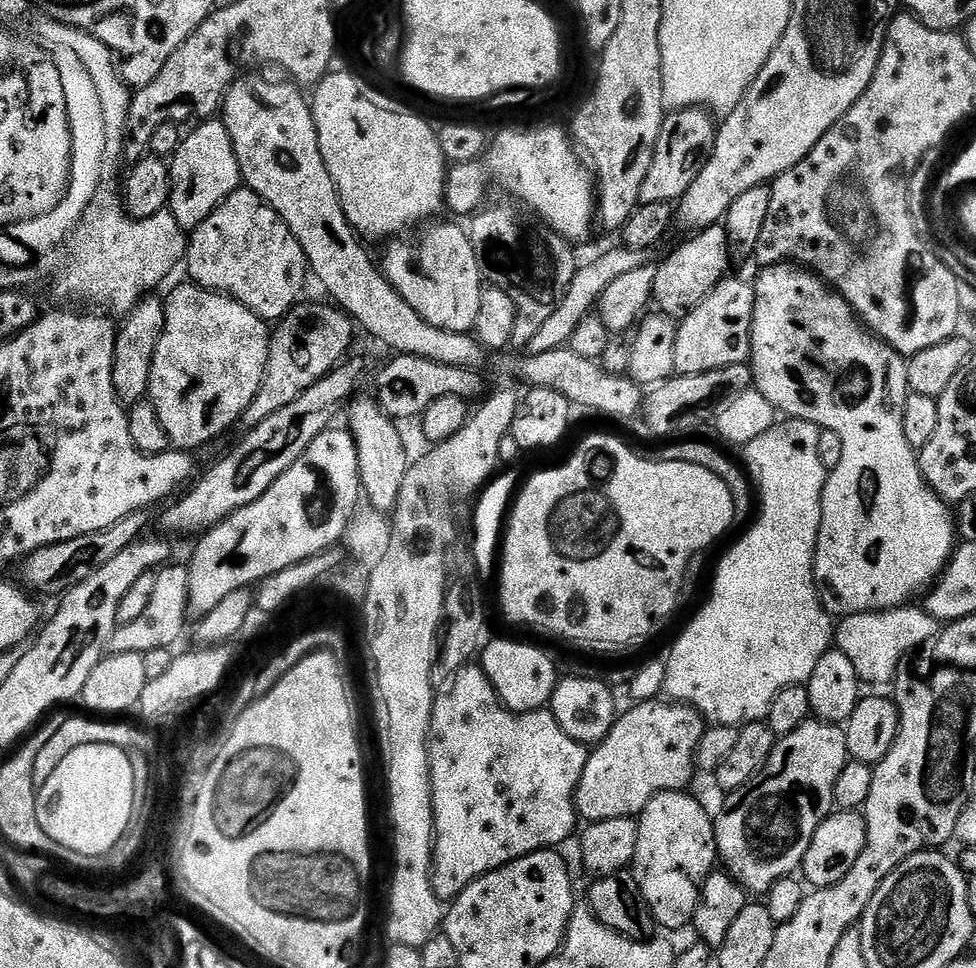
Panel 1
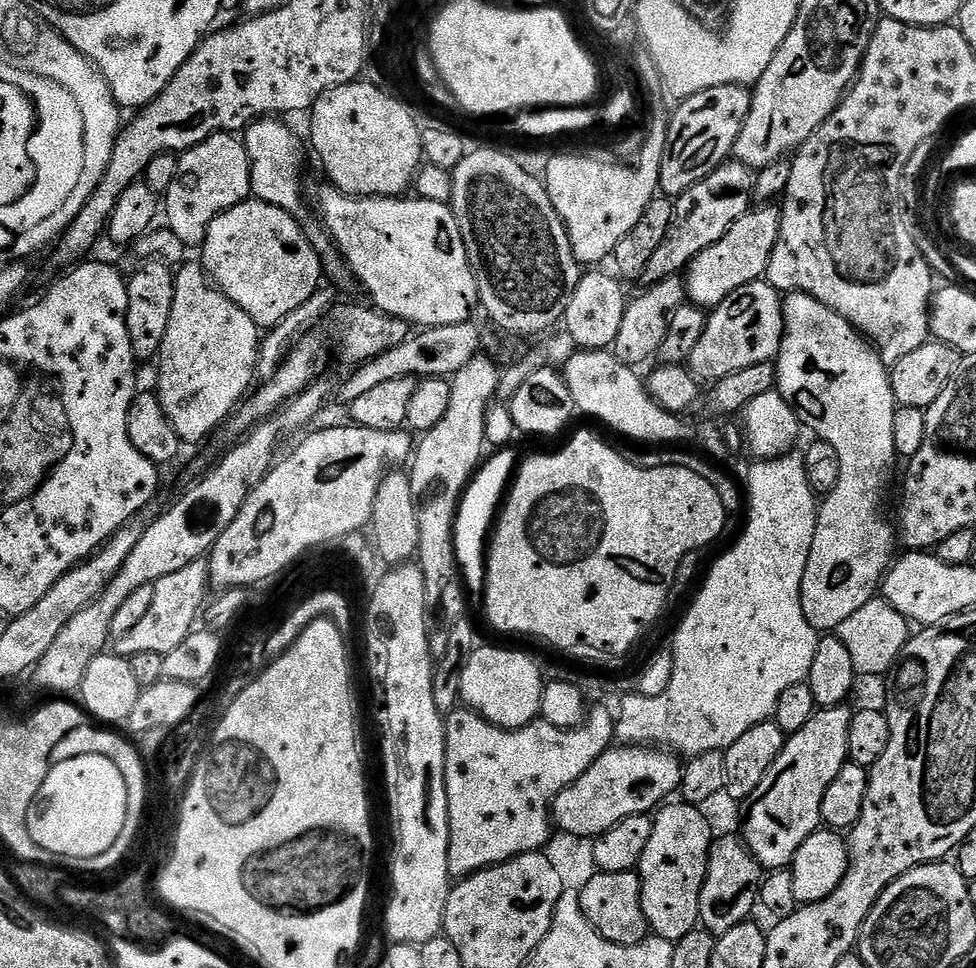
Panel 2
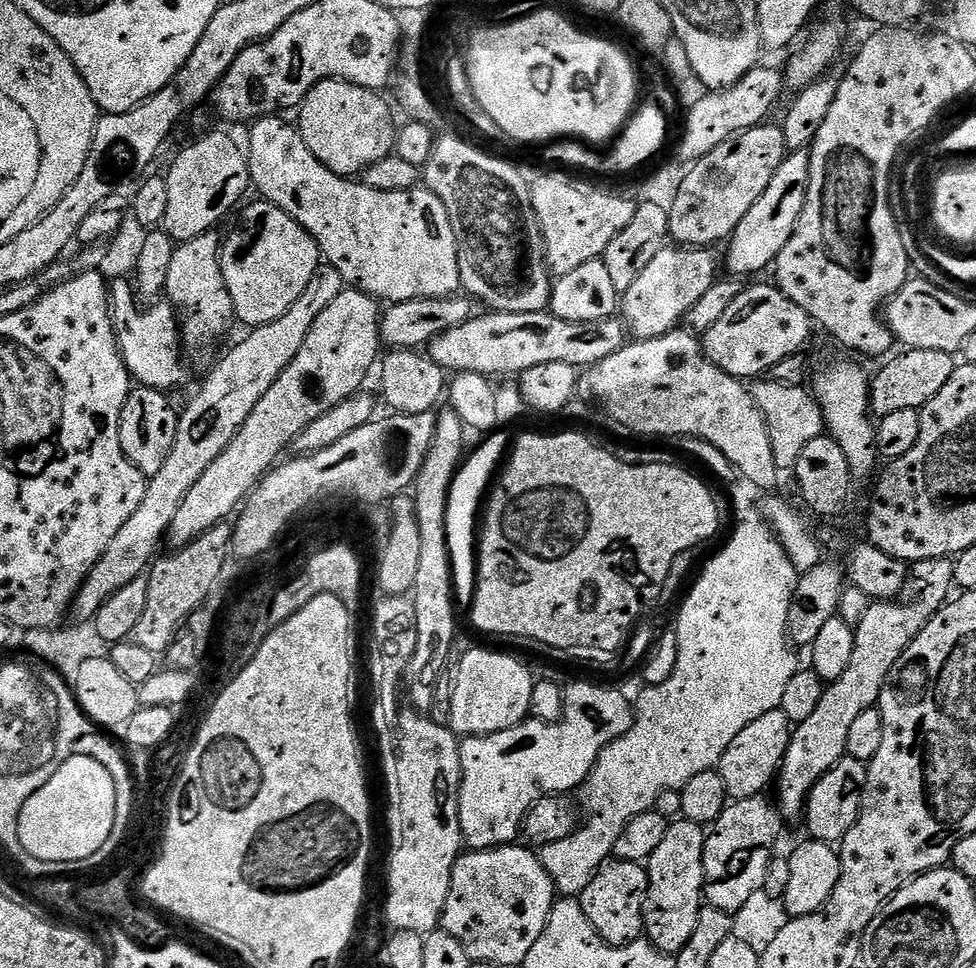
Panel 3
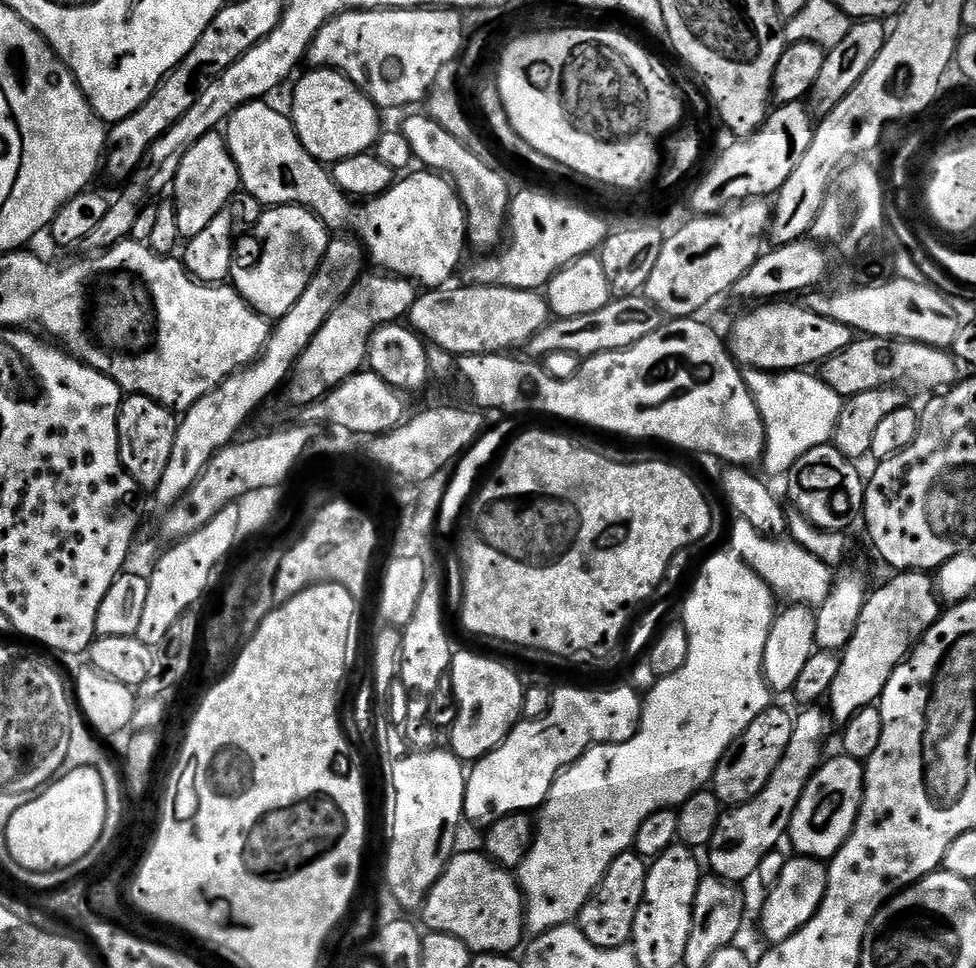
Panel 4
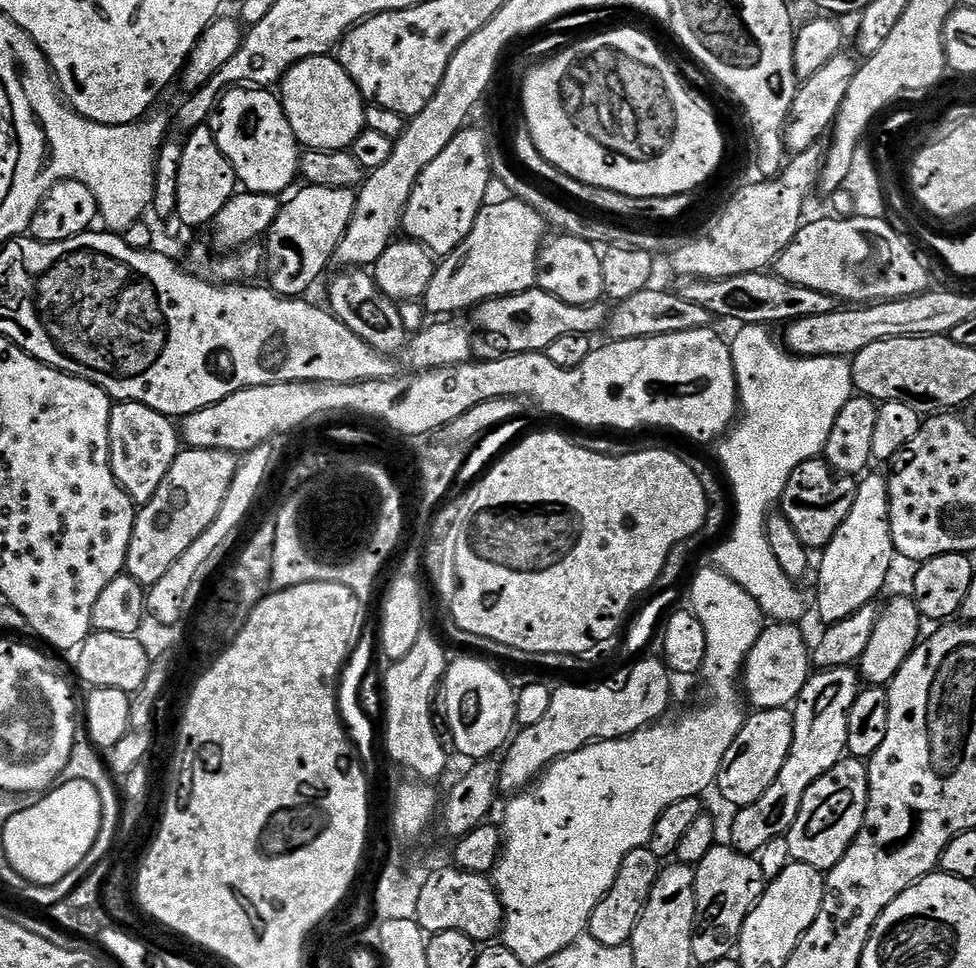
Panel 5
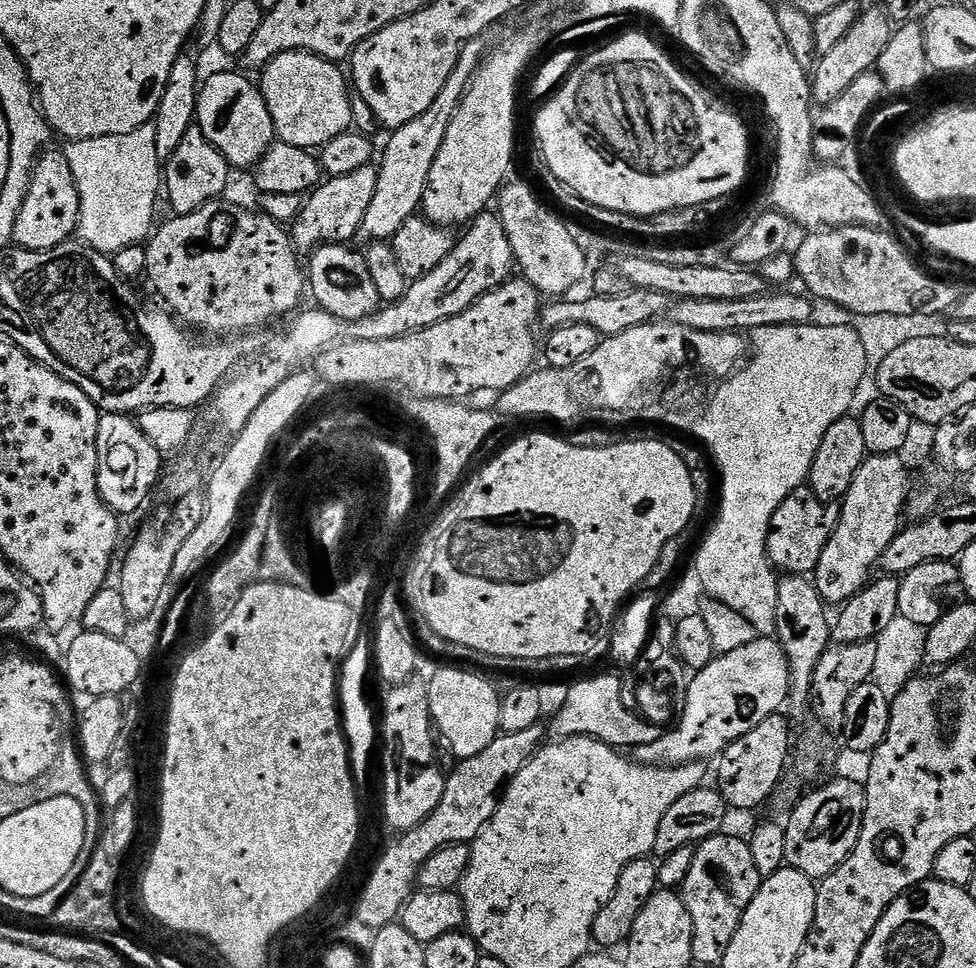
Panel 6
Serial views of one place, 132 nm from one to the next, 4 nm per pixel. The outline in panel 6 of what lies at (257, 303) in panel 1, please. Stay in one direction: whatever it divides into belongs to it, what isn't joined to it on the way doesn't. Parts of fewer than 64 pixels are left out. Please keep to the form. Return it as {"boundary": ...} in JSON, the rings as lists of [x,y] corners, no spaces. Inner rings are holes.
{"boundary":[[[375,163],[362,166],[362,170],[354,170],[354,174],[342,174],[325,179],[320,187],[313,188],[304,201],[300,216],[291,225],[292,243],[301,253],[308,254],[321,244],[342,244],[357,239],[362,218],[366,218],[366,210],[370,202],[374,202],[374,194],[378,190],[379,171]]]}

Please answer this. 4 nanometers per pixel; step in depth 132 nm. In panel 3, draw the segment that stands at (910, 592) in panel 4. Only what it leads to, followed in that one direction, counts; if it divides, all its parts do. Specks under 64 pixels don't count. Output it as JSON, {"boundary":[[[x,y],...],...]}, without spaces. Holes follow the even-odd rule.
{"boundary":[[[946,556],[926,558],[911,565],[910,576],[921,584],[916,597],[905,604],[896,600],[869,603],[860,623],[854,628],[854,655],[850,657],[850,666],[846,666],[846,674],[831,681],[825,687],[822,702],[818,702],[814,714],[810,714],[806,722],[793,727],[792,741],[786,750],[784,761],[780,764],[778,779],[774,784],[774,800],[785,821],[799,821],[803,817],[804,805],[808,803],[812,787],[845,756],[846,734],[850,734],[854,718],[858,718],[862,710],[870,710],[879,705],[880,692],[884,689],[884,683],[894,662],[902,658],[913,638],[932,621],[945,604],[949,603],[956,583],[954,559]]]}

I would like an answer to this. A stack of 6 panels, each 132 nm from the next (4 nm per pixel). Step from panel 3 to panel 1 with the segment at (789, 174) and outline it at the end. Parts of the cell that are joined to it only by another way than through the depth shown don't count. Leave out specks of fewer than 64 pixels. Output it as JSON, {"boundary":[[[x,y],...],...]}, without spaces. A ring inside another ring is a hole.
{"boundary":[[[713,226],[699,229],[695,234],[689,235],[685,244],[680,244],[664,261],[659,261],[654,274],[654,290],[652,291],[652,304],[663,315],[673,318],[683,318],[688,315],[694,306],[718,286],[720,280],[729,275],[728,264],[728,234],[723,227]]]}

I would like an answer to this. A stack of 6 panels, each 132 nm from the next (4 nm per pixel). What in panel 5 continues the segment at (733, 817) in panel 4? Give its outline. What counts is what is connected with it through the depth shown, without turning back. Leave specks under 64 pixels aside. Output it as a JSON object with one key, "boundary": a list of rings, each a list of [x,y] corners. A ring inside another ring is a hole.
{"boundary":[[[855,667],[825,668],[809,675],[806,686],[798,694],[792,708],[794,718],[794,742],[786,758],[786,766],[774,778],[774,786],[750,806],[739,809],[732,820],[731,847],[737,852],[755,854],[770,842],[790,830],[806,790],[822,778],[839,760],[845,759],[848,751],[848,719],[850,710],[856,701],[856,695],[862,690],[862,677]]]}

